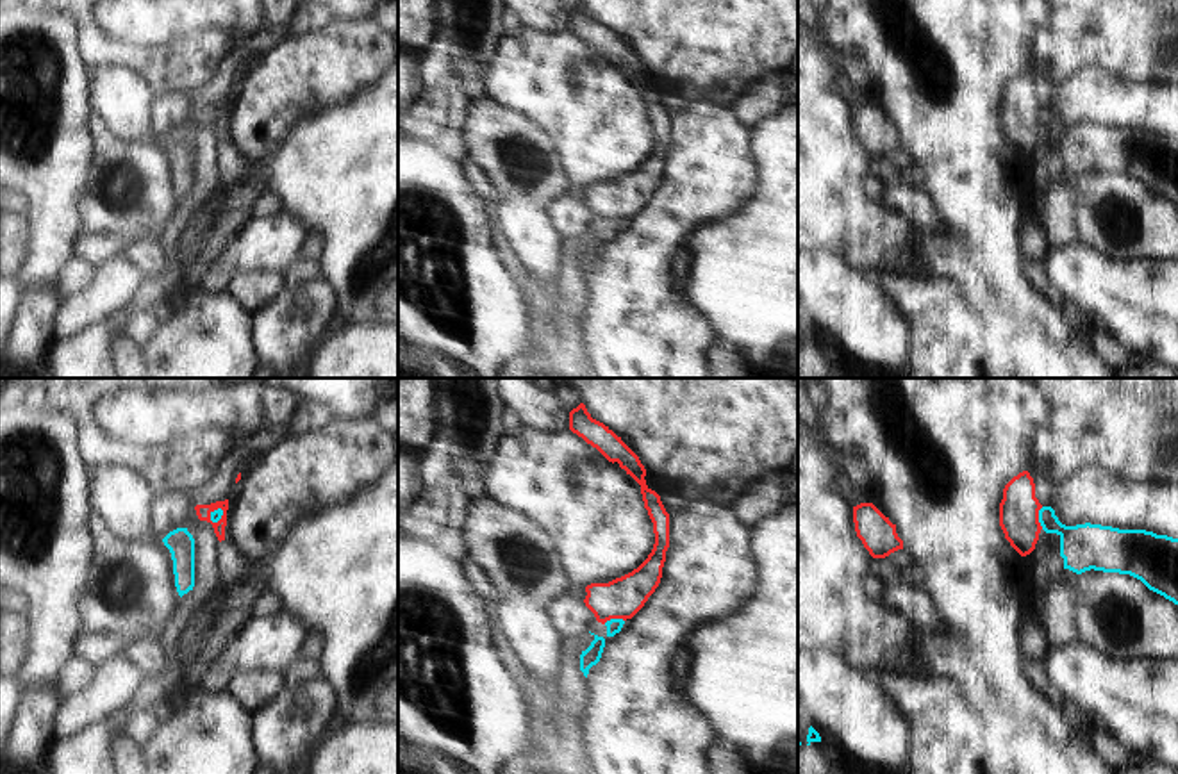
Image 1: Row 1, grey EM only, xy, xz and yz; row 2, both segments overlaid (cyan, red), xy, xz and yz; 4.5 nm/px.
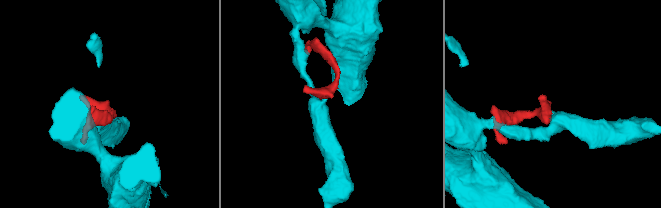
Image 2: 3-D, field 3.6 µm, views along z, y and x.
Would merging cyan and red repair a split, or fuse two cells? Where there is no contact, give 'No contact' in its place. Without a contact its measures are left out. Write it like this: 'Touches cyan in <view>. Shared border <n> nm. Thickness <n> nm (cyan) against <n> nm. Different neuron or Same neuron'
Touches cyan in yz. Shared border 100 nm. Thickness 200 nm (cyan) against 180 nm. Different neuron.

